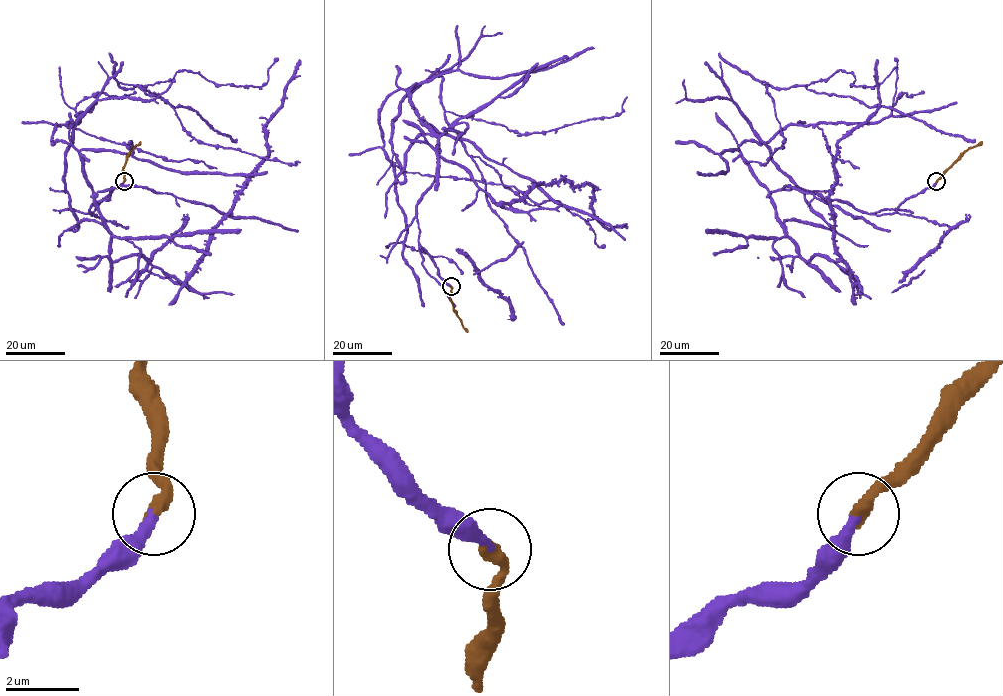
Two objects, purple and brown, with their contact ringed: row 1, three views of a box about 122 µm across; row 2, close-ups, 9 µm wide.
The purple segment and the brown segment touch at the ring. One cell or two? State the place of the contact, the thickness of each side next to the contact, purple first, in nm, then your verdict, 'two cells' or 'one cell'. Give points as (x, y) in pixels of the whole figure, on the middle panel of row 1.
place (451, 286); calibres 320 and 380 nm; one cell

